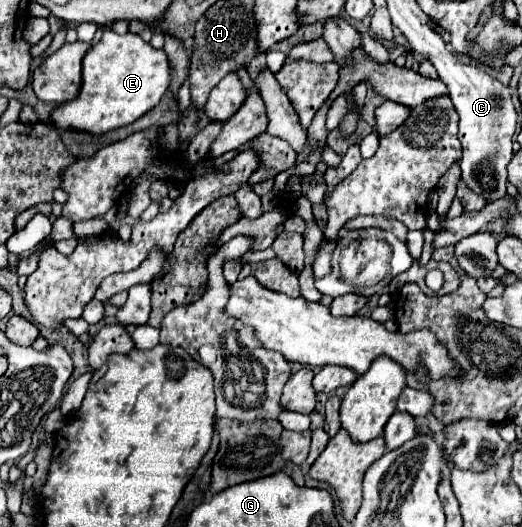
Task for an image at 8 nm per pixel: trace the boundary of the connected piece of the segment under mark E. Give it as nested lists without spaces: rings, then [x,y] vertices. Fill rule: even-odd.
[[[106,29],[102,39],[88,49],[82,59],[80,95],[68,103],[58,103],[50,113],[48,123],[62,131],[84,131],[104,135],[128,123],[134,123],[162,99],[170,85],[170,65],[164,51],[150,47],[140,35],[116,35]]]

